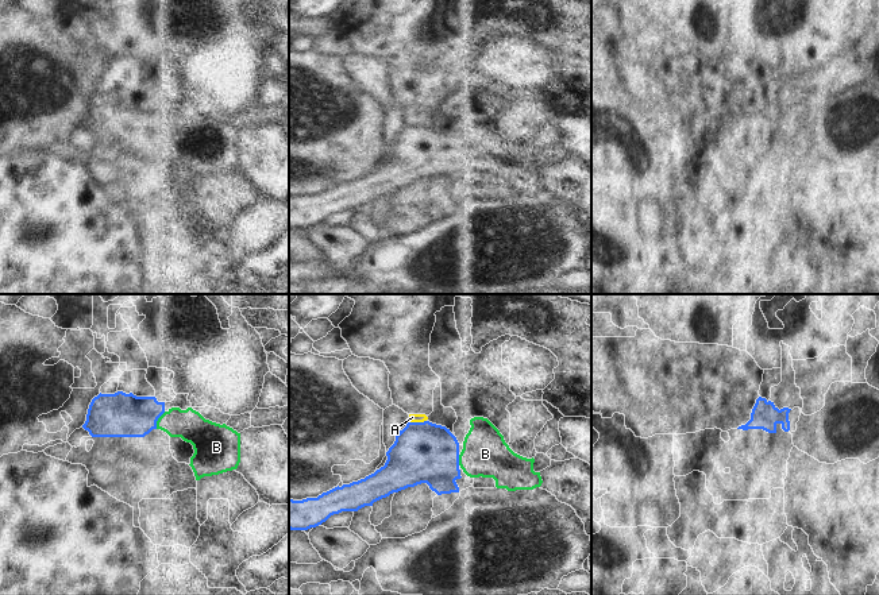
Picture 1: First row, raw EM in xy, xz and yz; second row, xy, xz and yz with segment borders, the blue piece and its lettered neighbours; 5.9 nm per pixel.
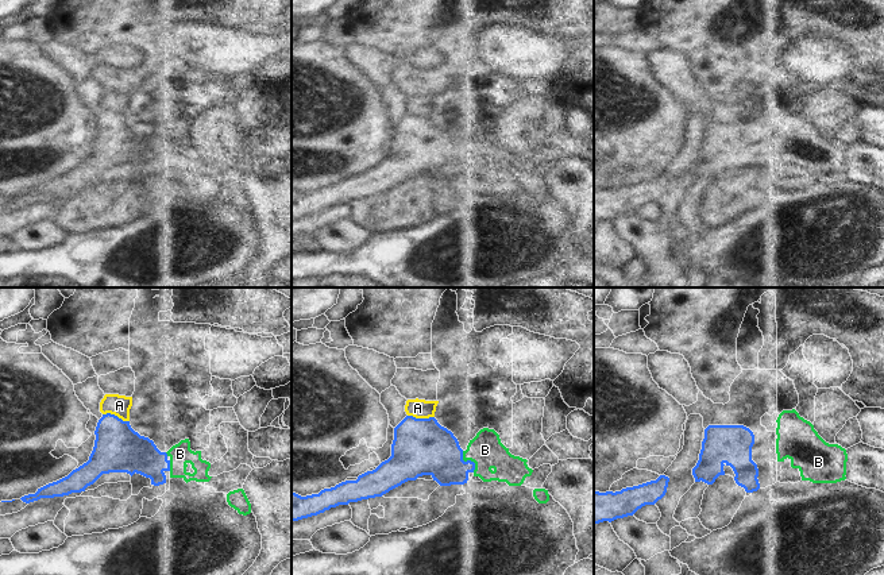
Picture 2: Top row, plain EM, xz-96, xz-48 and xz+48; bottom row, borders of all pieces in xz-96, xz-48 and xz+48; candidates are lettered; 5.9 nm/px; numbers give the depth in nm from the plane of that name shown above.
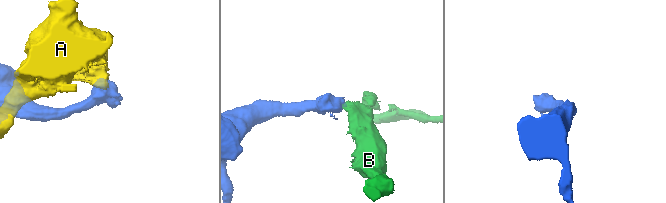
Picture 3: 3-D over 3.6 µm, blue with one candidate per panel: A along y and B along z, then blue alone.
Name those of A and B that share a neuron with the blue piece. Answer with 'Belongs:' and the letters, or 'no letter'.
Belongs: B

